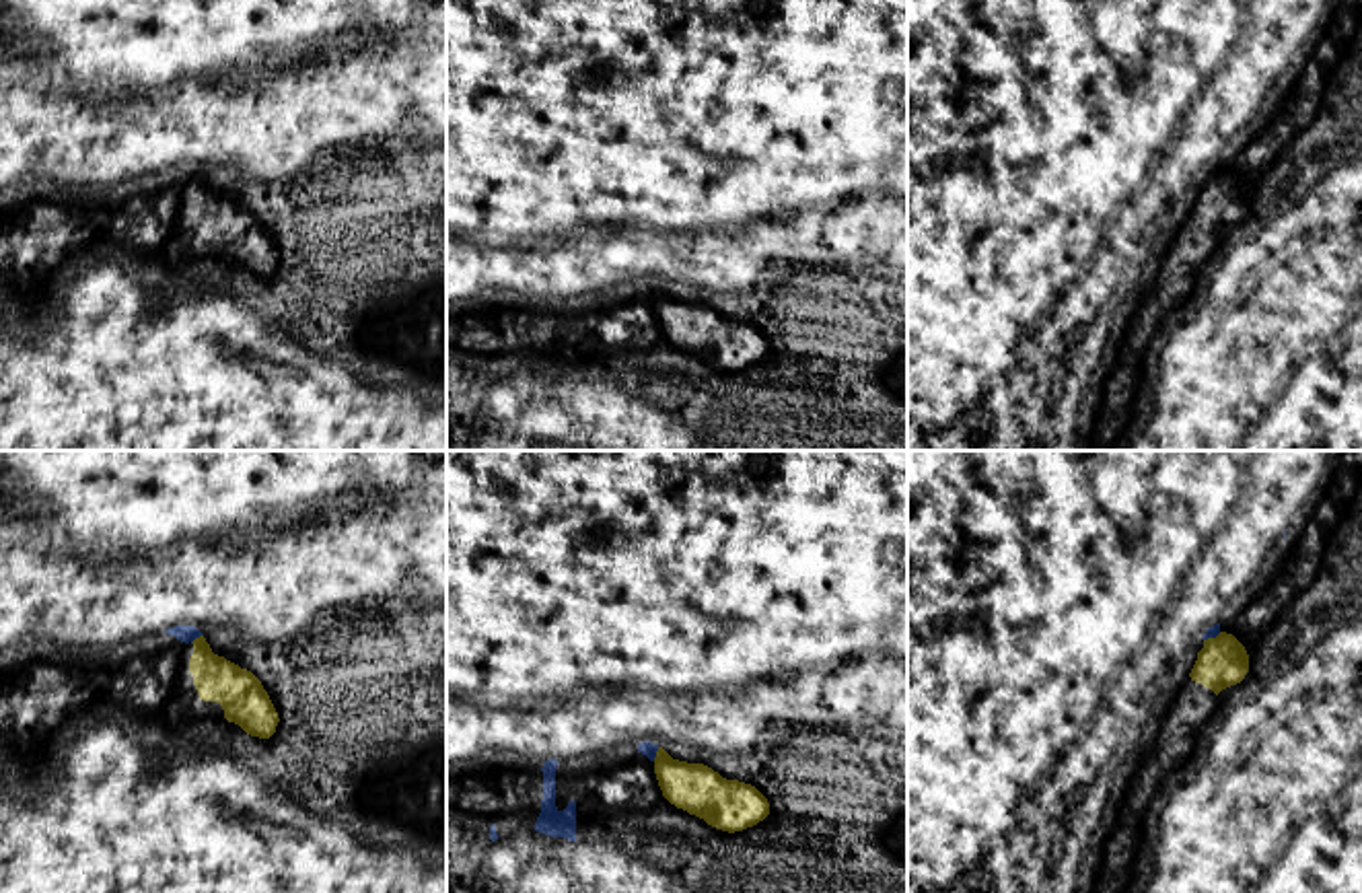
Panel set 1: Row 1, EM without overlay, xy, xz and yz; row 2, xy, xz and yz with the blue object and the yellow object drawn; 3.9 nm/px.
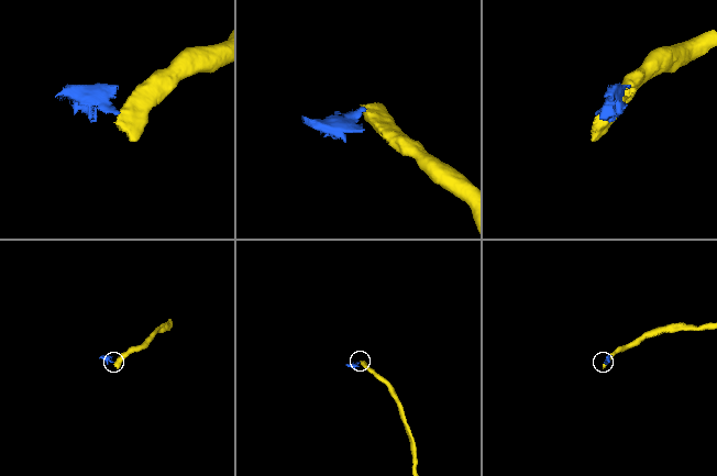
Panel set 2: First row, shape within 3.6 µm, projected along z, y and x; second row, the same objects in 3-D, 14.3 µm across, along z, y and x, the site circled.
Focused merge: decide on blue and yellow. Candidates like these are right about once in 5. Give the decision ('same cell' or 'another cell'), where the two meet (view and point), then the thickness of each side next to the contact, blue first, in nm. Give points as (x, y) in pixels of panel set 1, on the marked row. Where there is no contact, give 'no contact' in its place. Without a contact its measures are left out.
another cell; contact xz (655, 754); calibres 60 and 200 nm

